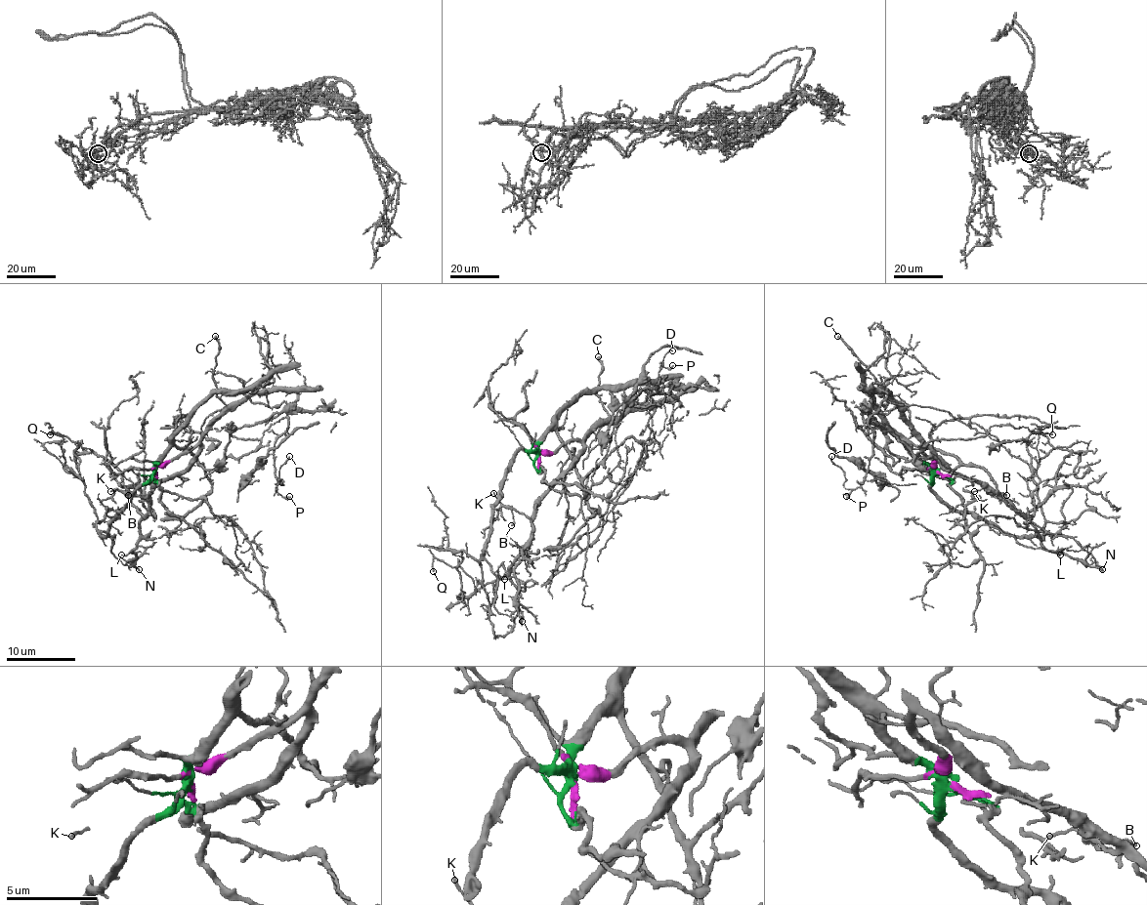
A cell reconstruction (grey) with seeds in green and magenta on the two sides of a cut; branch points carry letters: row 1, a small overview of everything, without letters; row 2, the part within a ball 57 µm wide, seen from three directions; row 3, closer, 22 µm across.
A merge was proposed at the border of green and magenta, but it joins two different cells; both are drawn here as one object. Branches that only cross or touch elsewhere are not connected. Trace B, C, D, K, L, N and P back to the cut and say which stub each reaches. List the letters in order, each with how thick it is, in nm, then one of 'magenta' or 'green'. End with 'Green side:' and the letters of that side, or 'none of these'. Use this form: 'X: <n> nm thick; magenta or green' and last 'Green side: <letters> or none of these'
B: 160 nm thick; magenta
C: 240 nm thick; magenta
D: 120 nm thick; magenta
K: 140 nm thick; magenta
L: 130 nm thick; magenta
N: 150 nm thick; magenta
P: 240 nm thick; magenta
Green side: none of these

